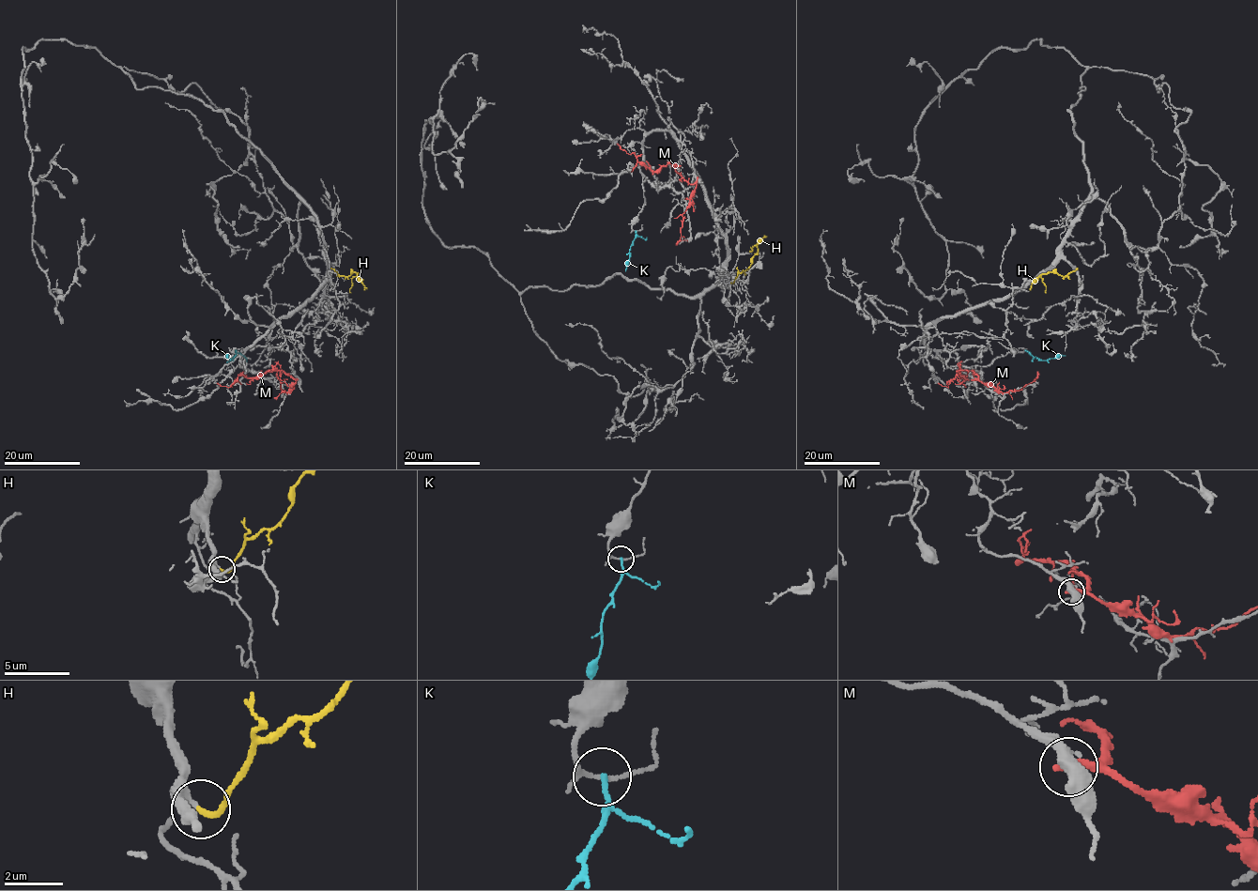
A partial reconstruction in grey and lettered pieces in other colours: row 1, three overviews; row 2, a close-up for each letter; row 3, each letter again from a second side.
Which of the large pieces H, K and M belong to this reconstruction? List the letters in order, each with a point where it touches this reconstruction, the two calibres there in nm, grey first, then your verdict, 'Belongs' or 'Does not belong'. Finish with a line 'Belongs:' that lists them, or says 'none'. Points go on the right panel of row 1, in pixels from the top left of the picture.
H: Touches grey at (1077, 268). Thickness 300 nm (grey) against 200 nm. Belongs
K: Touches grey at (1025, 350). Thickness 110 nm (grey) against 170 nm. Does not belong
M: Touches grey at (974, 379). Thickness 500 nm (grey) against 320 nm. Does not belong
Belongs: H

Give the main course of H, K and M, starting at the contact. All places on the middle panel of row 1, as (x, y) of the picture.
H: (730, 282), (745, 270), (757, 248), (754, 246), (750, 251)
K: (635, 230), (636, 238), (630, 247), (625, 270)
M: (697, 179), (693, 184), (688, 183), (673, 164), (667, 163), (651, 171), (633, 153), (629, 154), (617, 144)

